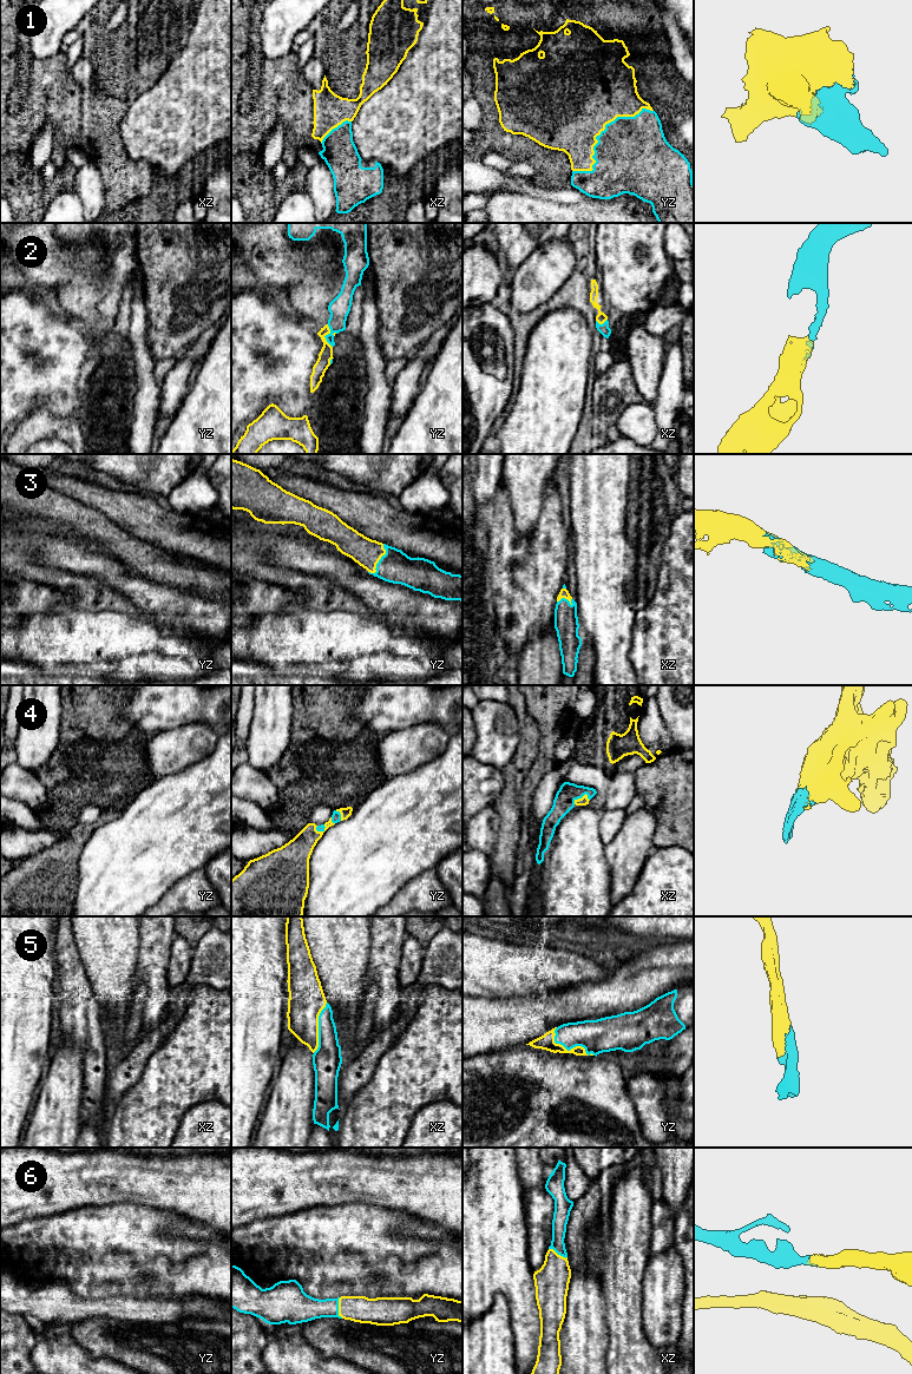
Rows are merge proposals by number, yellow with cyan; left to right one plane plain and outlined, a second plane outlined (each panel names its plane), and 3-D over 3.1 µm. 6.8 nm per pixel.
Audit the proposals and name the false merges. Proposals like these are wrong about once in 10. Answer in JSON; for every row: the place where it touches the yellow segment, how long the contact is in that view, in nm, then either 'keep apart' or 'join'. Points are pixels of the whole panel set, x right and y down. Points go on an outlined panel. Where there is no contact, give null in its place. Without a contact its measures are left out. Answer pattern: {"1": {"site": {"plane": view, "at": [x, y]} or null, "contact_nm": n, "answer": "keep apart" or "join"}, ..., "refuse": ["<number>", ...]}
{"1": {"site": {"plane": "yz", "at": [599, 133]}, "contact_nm": 700, "answer": "join"}, "2": {"site": {"plane": "yz", "at": [325, 335]}, "contact_nm": 160, "answer": "join"}, "3": {"site": {"plane": "yz", "at": [379, 559]}, "contact_nm": 220, "answer": "join"}, "4": {"site": {"plane": "xz", "at": [579, 799]}, "contact_nm": 120, "answer": "join"}, "5": {"site": {"plane": "yz", "at": [570, 1050]}, "contact_nm": 320, "answer": "join"}, "6": {"site": {"plane": "yz", "at": [339, 1308]}, "contact_nm": 150, "answer": "join"}, "refuse": []}

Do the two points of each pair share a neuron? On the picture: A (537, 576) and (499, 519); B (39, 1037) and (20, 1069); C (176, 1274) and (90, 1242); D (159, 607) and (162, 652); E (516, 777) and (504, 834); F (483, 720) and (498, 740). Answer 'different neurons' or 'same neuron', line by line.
A: same neuron
B: same neuron
C: same neuron
D: different neurons
E: same neuron
F: same neuron

